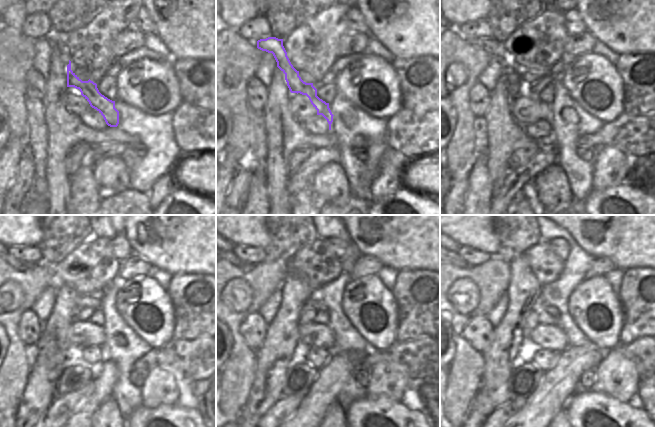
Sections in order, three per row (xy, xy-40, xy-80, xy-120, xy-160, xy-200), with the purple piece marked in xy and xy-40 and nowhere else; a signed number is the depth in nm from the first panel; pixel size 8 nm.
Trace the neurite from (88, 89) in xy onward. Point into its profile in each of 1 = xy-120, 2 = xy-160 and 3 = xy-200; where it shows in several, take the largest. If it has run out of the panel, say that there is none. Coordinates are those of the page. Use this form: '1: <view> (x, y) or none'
1: xy-120 (20, 265)
2: xy-160 (236, 261)
3: xy-200 (460, 262)

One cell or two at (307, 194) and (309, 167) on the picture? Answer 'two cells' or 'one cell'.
two cells

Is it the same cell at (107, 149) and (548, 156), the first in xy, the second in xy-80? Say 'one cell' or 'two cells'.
one cell

